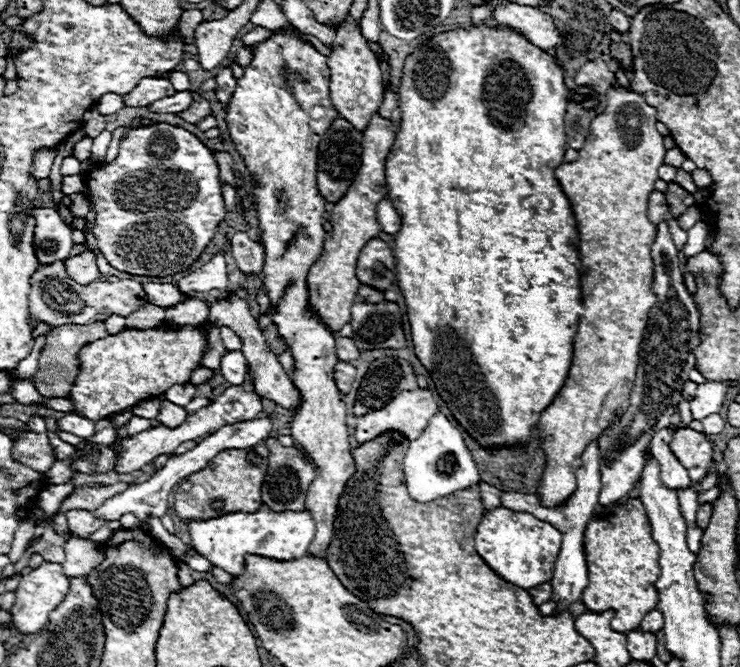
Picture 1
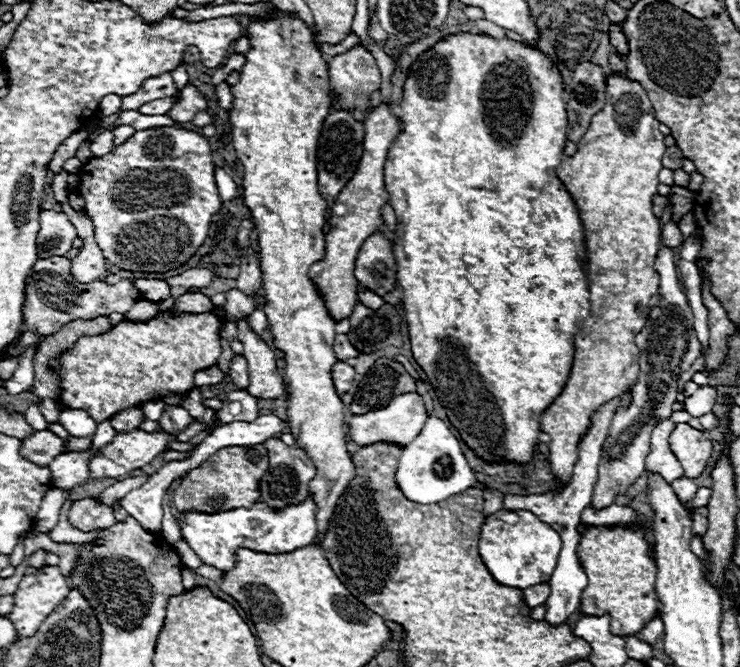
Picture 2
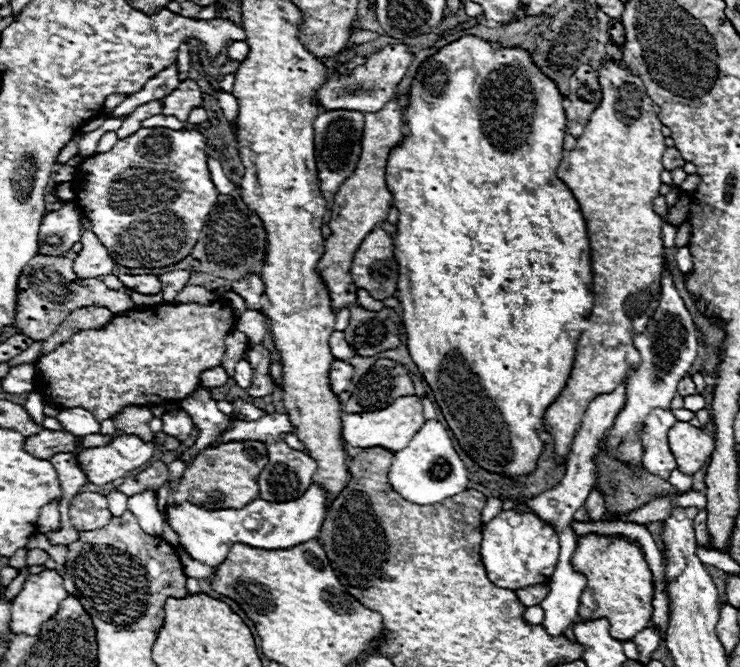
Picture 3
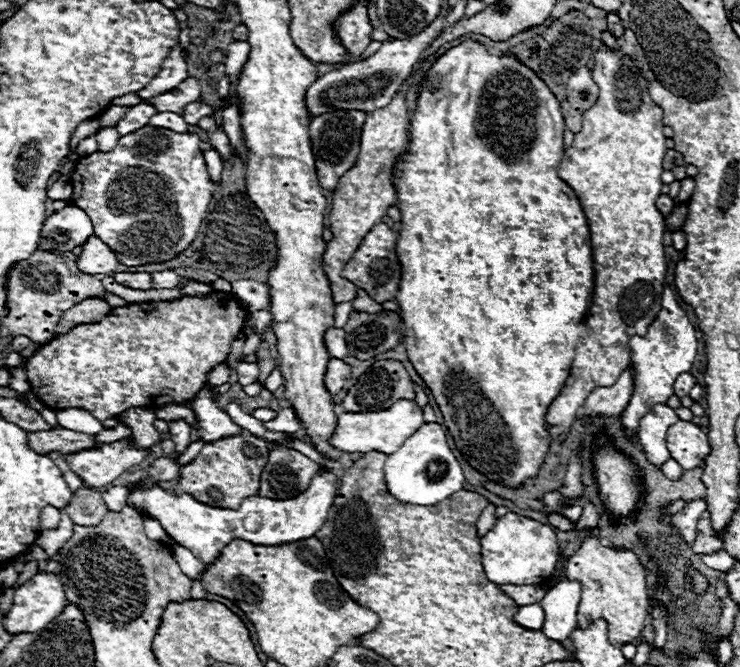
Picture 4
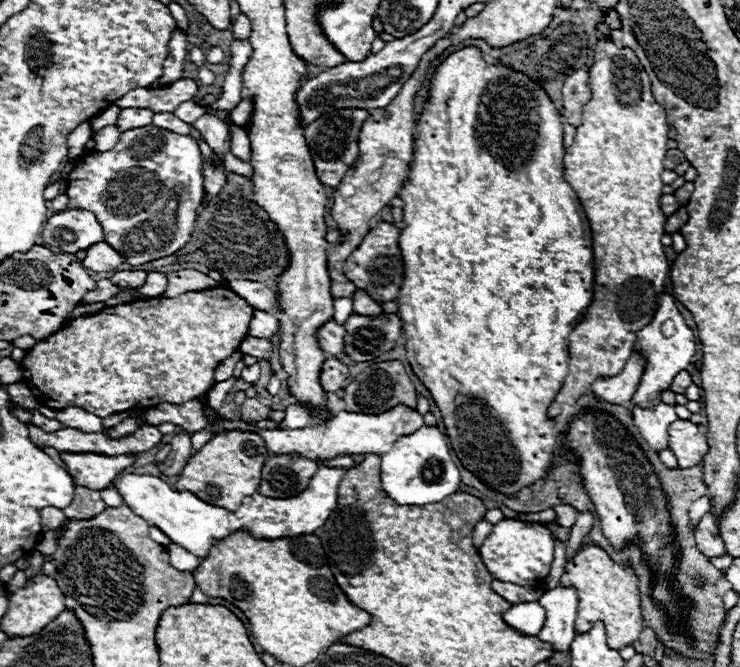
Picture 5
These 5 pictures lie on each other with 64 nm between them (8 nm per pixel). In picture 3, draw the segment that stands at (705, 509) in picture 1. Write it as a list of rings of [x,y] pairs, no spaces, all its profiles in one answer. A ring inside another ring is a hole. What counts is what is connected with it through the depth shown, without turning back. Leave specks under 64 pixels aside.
[[[700,510],[696,514],[696,520],[694,520],[694,534],[696,534],[696,542],[704,548],[710,548],[708,546],[708,528],[706,528],[706,510]]]

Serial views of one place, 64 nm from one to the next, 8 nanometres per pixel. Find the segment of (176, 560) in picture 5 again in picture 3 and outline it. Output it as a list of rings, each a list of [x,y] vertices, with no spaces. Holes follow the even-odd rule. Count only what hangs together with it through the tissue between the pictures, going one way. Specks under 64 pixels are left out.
[[[180,554],[180,560],[182,560],[186,576],[190,576],[190,578],[212,578],[214,576],[214,568],[212,566],[206,566],[206,564],[198,562],[198,560],[192,560],[186,554]]]

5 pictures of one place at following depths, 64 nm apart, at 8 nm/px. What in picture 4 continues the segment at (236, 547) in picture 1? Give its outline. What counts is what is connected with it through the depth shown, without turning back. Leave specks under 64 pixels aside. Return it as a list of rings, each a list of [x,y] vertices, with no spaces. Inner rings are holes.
[[[326,472],[326,474],[316,474],[308,486],[308,490],[304,490],[304,494],[292,498],[292,500],[270,500],[270,498],[262,498],[262,496],[252,496],[252,498],[246,498],[240,506],[240,510],[228,510],[228,508],[208,508],[206,504],[200,504],[196,500],[192,500],[190,496],[182,494],[180,498],[178,496],[170,496],[166,494],[160,486],[154,486],[146,492],[130,492],[128,496],[128,506],[132,508],[142,508],[142,510],[148,510],[148,514],[152,514],[154,518],[160,518],[160,524],[164,526],[164,530],[184,548],[188,548],[200,562],[204,564],[212,564],[220,552],[224,550],[224,546],[228,546],[232,540],[240,538],[240,540],[246,540],[246,542],[252,542],[252,544],[258,544],[258,546],[280,546],[280,544],[290,544],[290,542],[298,542],[298,540],[306,540],[310,536],[314,536],[326,522],[326,516],[328,516],[328,508],[332,506],[334,502],[334,496],[336,496],[336,484],[338,484],[338,478],[332,474],[332,472]]]

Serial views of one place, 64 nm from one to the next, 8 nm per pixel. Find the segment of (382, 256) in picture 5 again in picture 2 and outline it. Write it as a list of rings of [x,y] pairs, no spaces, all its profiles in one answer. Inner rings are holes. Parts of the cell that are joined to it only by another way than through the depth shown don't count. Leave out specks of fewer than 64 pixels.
[[[372,234],[356,258],[356,280],[378,296],[392,292],[396,286],[396,260],[390,242],[382,234]]]

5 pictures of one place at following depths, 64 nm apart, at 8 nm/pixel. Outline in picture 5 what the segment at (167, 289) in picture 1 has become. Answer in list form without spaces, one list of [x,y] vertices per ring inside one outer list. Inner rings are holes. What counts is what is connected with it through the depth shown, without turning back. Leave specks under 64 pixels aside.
[[[122,270],[122,272],[116,272],[110,280],[120,288],[138,288],[146,282],[146,276],[148,276],[148,272],[144,272],[144,270],[138,270],[138,272]]]

